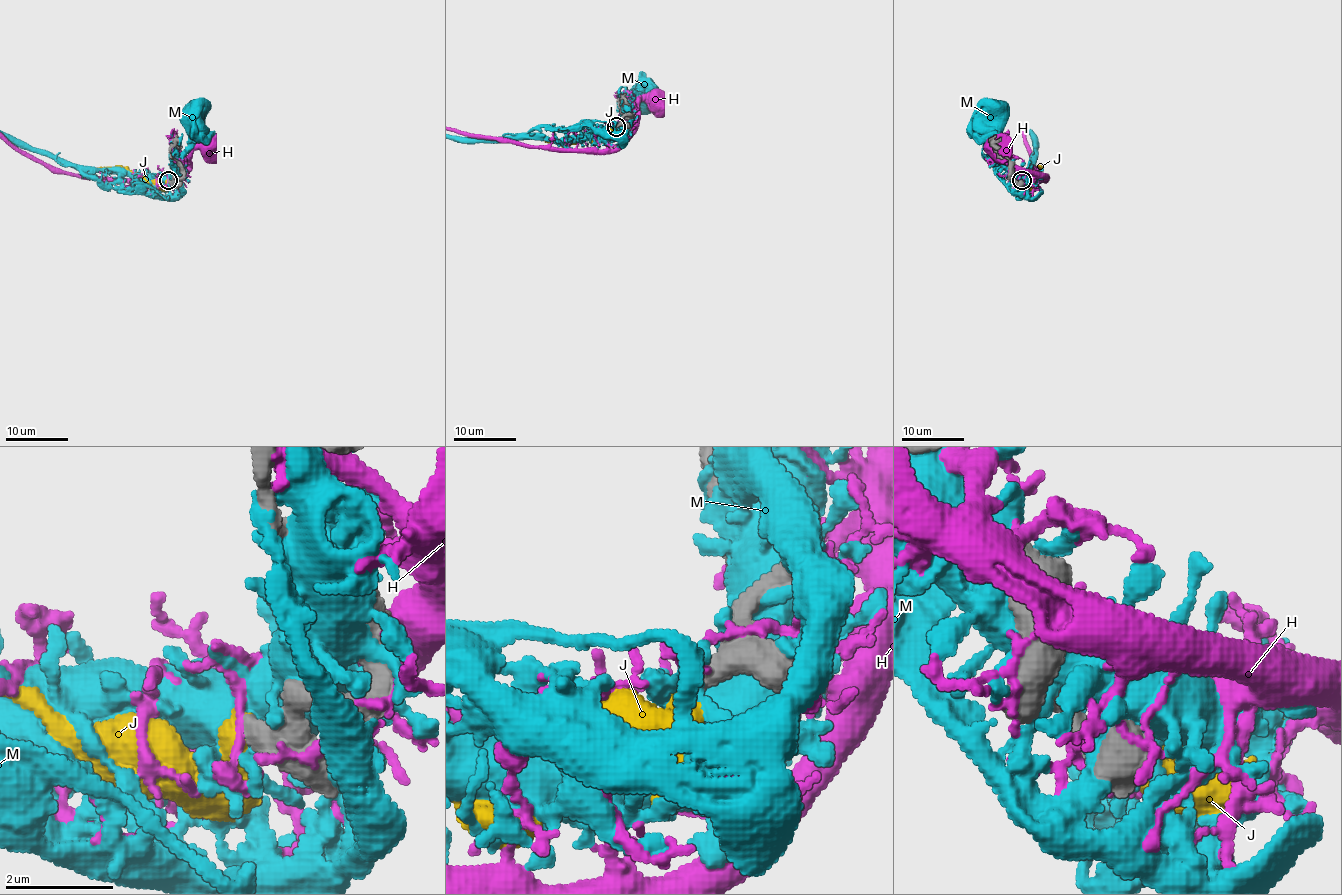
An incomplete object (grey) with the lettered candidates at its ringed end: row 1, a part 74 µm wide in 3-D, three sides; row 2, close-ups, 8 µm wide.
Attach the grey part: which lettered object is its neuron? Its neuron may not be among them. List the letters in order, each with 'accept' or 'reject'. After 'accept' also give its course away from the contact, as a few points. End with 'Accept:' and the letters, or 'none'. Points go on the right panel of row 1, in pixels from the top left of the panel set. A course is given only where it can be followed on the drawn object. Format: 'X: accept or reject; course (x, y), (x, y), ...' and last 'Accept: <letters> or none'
H: reject
J: accept
M: reject
Accept: J

